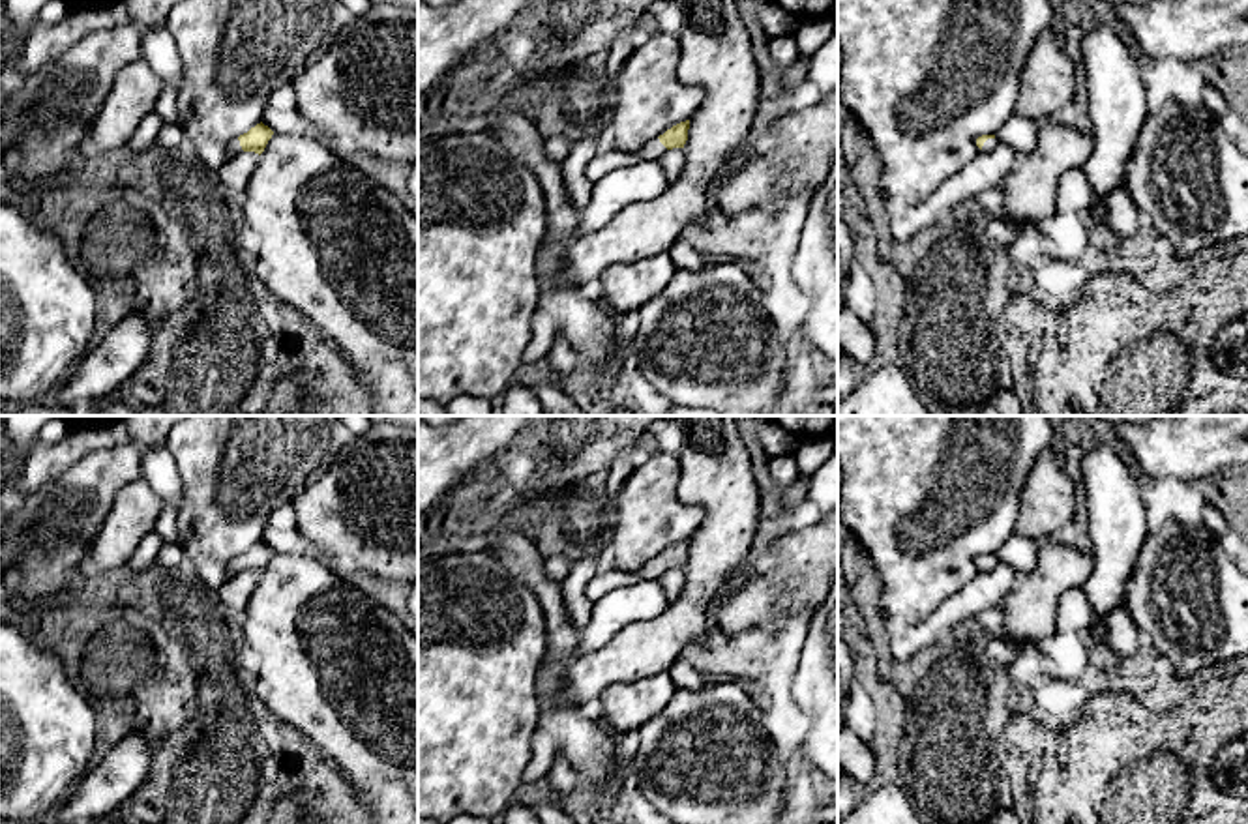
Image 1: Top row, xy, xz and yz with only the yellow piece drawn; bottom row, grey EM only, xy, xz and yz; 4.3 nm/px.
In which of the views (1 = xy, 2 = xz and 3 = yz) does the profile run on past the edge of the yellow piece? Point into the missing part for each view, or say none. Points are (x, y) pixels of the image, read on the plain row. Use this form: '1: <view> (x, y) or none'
1: xy (235, 568)
2: xz (606, 579)
3: yz (990, 564)

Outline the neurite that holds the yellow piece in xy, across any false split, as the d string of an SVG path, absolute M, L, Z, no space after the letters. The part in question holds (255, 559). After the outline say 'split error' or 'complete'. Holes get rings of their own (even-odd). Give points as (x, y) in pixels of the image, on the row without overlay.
M262 541L257 543L230 564L229 579L240 571L255 571L260 575L272 554L274 551L268 545L264 545Z; split error

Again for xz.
M690 539L680 541L633 573L620 571L605 564L594 573L594 577L585 586L585 596L590 603L596 603L617 588L630 586L646 579L658 579L661 573L673 567L684 567L688 560L688 549Z; split error

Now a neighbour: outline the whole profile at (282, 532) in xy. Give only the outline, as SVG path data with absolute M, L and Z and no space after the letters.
M289 506L275 508L268 515L266 528L262 532L262 543L274 552L290 552L302 537L294 511Z

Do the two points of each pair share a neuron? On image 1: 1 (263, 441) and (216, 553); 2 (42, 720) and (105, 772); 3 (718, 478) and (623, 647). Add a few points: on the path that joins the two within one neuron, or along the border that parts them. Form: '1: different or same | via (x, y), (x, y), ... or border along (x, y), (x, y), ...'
1: same | via (237, 469), (223, 514), (216, 525)
2: different | border along (96, 761), (66, 796)
3: same | via (718, 527), (707, 581), (671, 624)

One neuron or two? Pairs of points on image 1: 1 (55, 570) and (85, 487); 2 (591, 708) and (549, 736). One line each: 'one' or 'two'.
1: one
2: two

